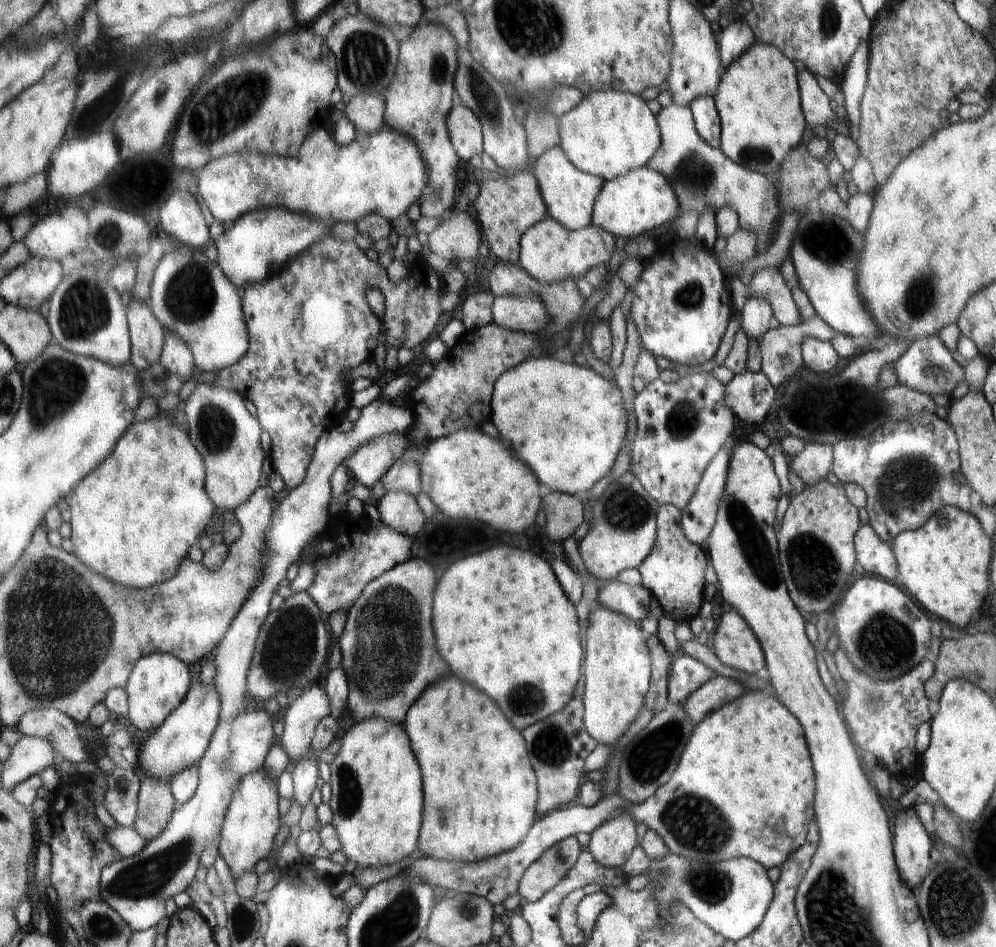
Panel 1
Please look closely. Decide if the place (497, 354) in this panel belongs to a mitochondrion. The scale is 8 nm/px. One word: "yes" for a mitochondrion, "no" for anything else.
yes

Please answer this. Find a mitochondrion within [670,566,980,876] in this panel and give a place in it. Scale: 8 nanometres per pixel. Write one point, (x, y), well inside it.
(884, 643)

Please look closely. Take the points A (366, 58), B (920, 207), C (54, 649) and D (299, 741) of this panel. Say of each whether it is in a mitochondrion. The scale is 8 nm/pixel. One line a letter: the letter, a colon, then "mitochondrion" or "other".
A: mitochondrion
B: other
C: mitochondrion
D: other

